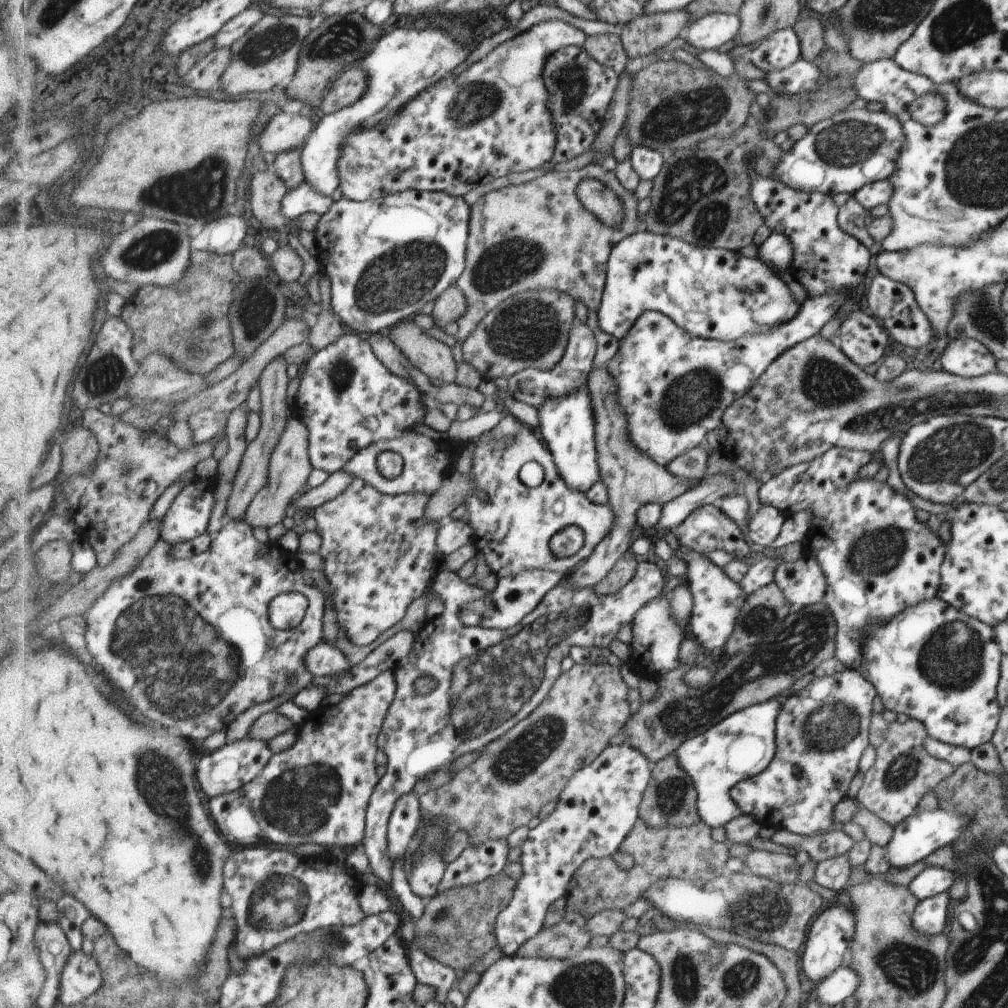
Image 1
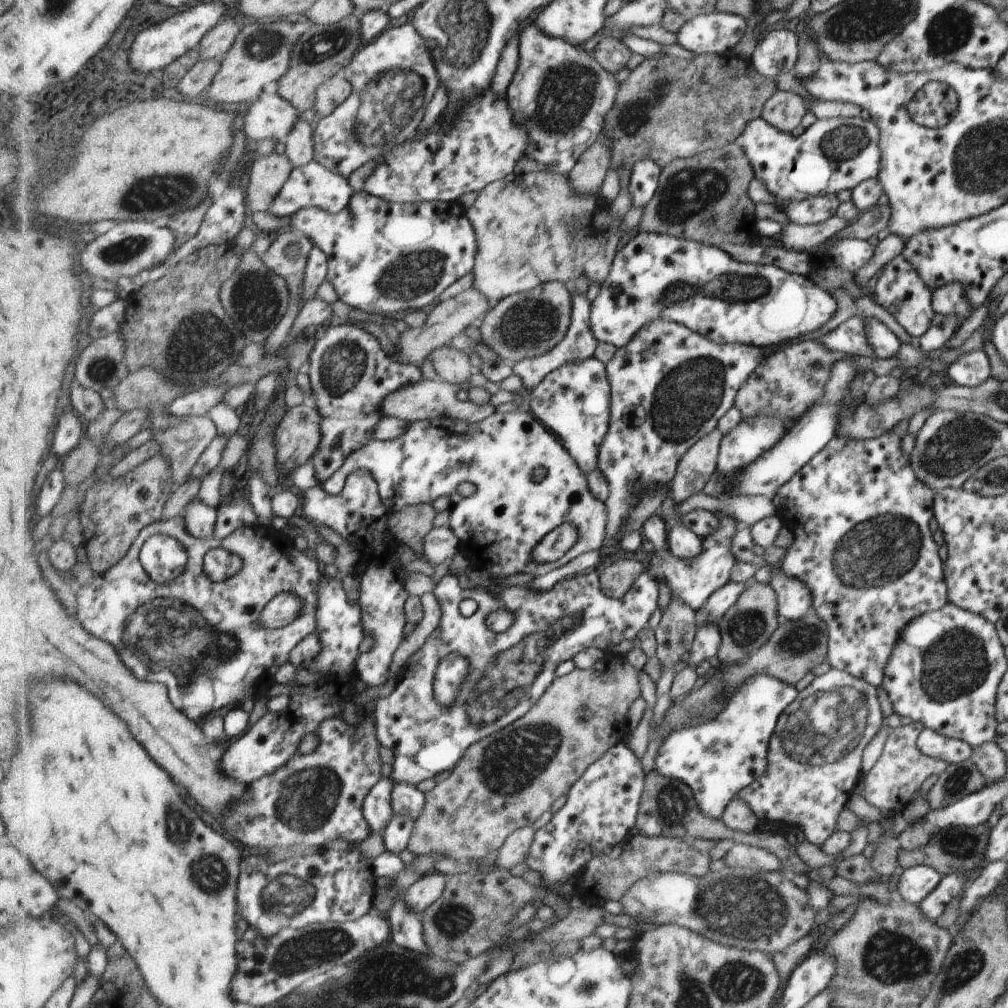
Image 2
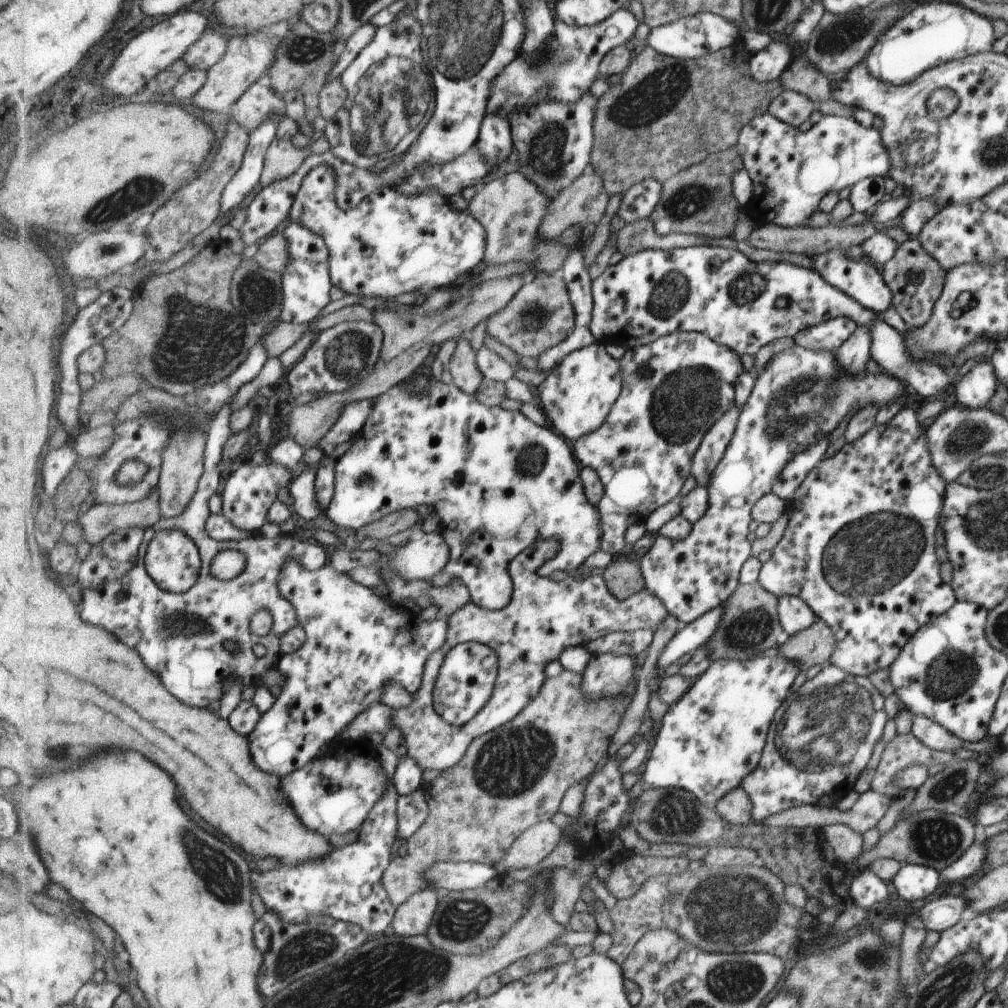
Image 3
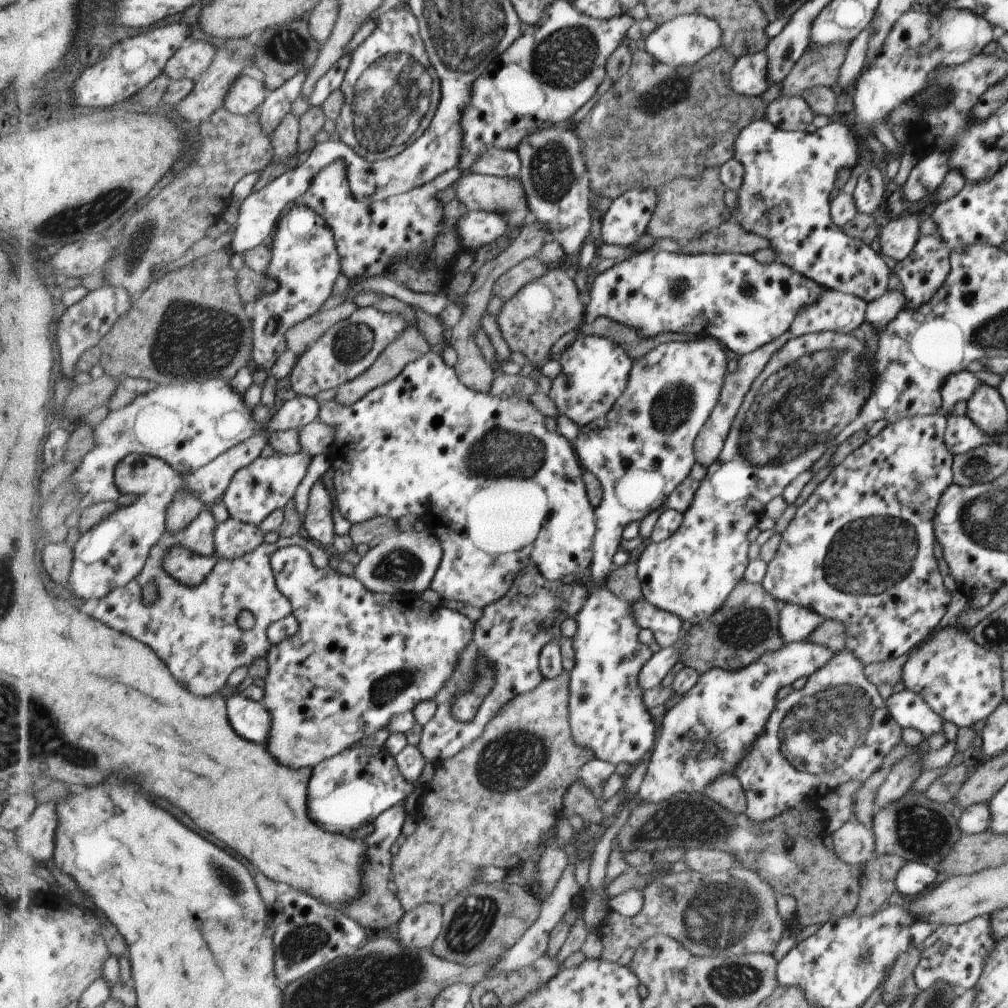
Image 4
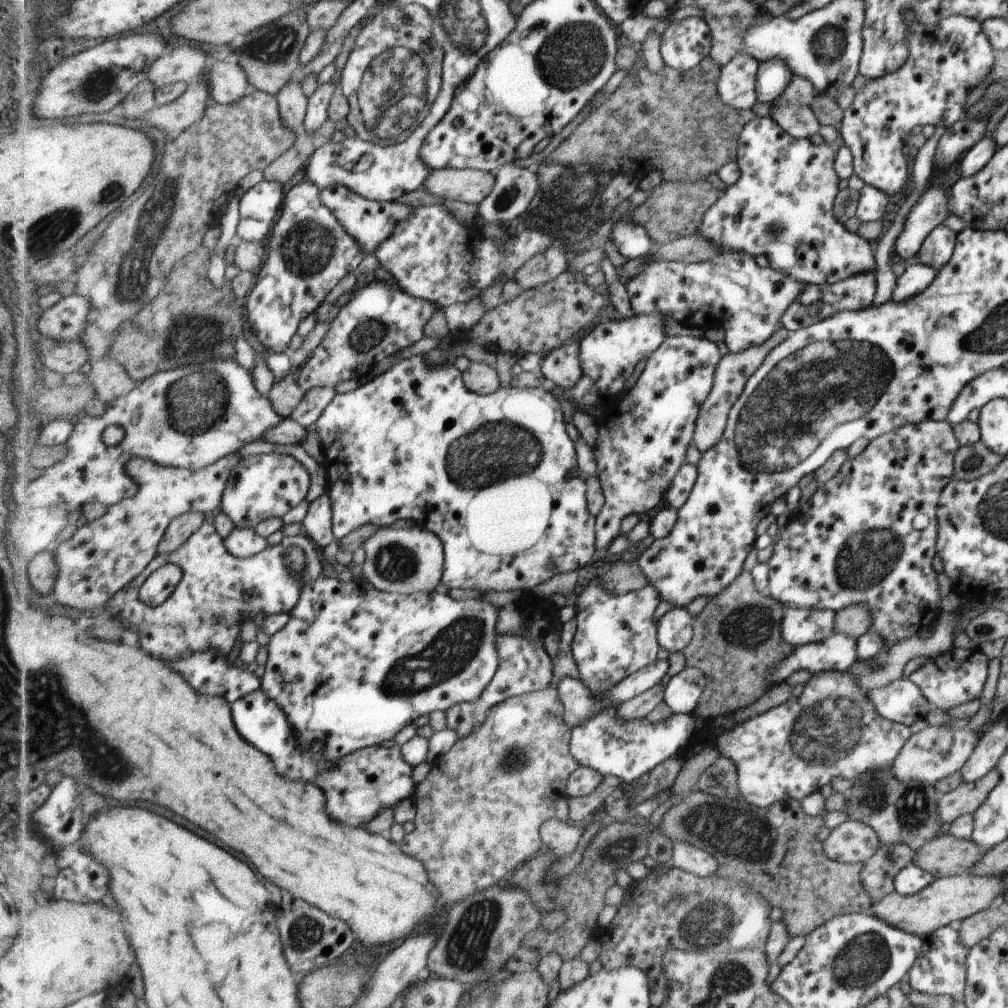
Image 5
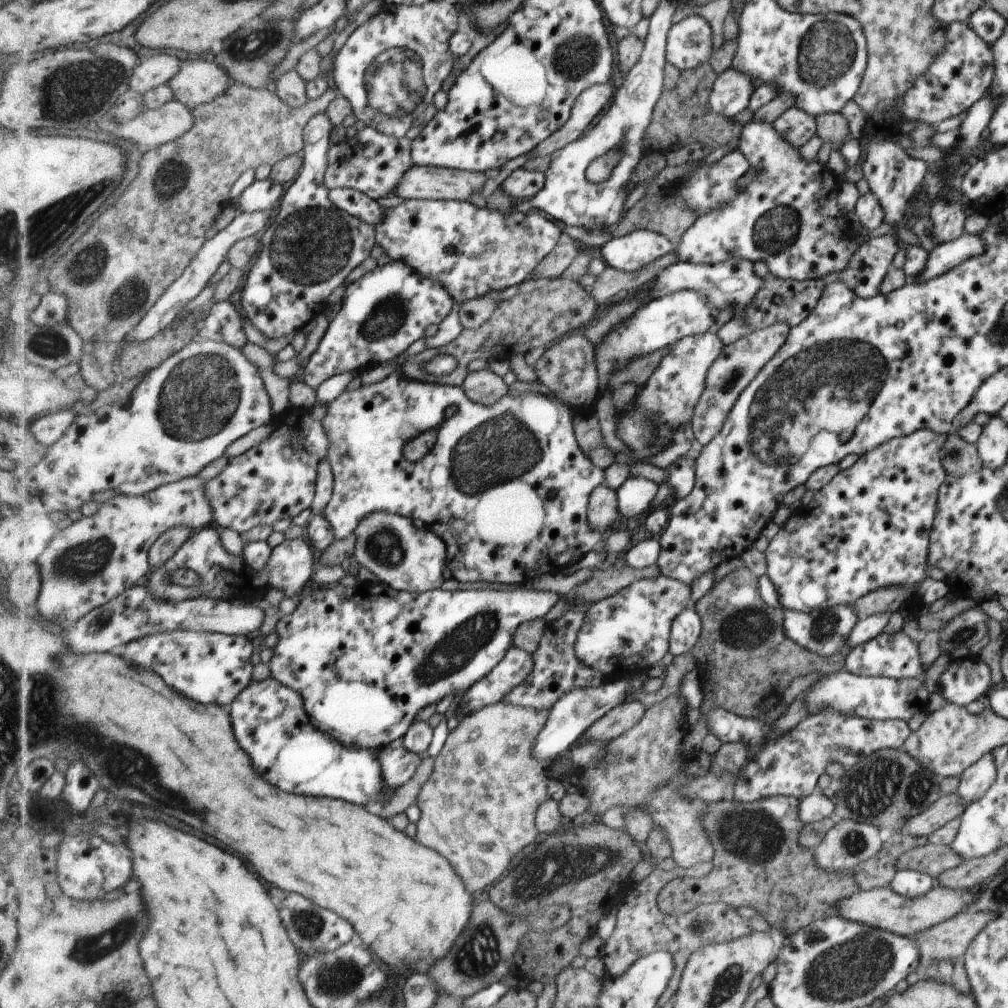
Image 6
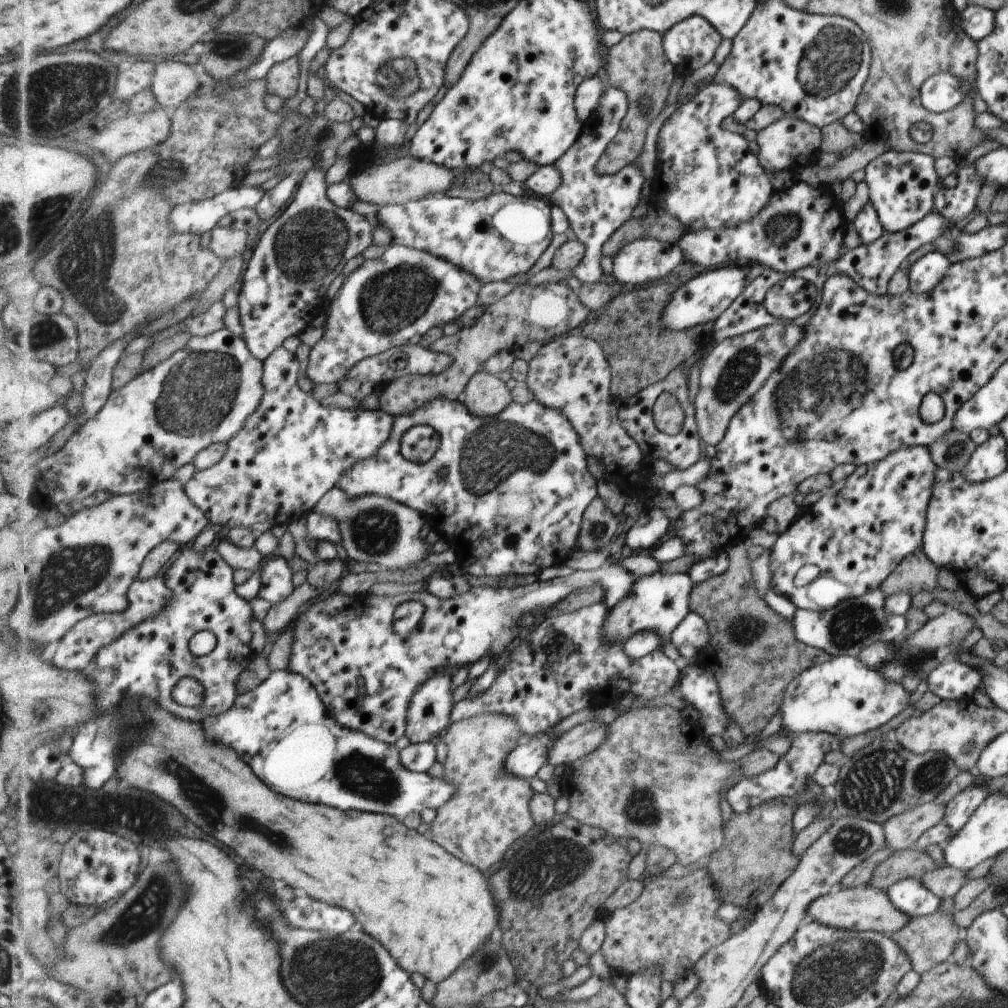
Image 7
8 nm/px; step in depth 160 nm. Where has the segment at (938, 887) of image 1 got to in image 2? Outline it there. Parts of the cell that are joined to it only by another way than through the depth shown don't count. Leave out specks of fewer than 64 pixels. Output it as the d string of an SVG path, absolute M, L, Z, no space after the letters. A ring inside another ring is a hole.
M915 865L903 869L897 880L897 897L917 906L938 886L942 875L934 867Z

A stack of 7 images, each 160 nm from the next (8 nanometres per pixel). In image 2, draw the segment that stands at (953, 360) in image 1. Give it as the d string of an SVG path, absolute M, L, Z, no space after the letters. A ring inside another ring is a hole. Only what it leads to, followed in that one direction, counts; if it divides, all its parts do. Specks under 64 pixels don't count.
M983 349L961 353L954 361L946 365L949 380L962 387L979 386L989 377L989 362Z

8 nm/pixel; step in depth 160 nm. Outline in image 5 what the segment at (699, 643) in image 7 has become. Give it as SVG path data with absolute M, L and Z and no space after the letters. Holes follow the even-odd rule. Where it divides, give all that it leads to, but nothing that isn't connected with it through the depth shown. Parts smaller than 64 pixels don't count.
M673 607L658 622L660 645L668 652L683 650L693 638L693 618L686 608Z

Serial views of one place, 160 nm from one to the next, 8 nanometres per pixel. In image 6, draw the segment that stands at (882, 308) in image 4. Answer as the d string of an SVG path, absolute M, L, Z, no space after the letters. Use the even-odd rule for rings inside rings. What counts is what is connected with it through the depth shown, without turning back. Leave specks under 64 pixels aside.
M965 232L955 240L935 245L928 252L922 271L914 278L907 278L908 282L921 283L941 276L950 271L956 264L966 258L982 252L982 242L977 235L967 235Z

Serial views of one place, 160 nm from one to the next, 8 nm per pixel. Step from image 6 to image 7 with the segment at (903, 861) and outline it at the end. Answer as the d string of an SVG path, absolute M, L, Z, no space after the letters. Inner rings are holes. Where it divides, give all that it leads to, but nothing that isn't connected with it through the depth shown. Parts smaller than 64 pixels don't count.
M912 848L894 851L875 867L868 884L885 891L894 882L907 877L919 879L935 868L937 864L924 852L917 852Z

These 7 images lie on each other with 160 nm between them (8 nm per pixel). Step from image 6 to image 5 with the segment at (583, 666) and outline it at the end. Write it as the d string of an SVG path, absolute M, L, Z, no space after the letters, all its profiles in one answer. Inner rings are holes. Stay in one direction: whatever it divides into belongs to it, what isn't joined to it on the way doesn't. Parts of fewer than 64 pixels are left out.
M576 616L563 624L562 629L562 641L560 642L560 655L554 660L554 682L551 687L557 688L558 684L565 677L580 678L580 672L578 669L578 662L575 660L573 652L573 642L576 630L578 629L578 622Z

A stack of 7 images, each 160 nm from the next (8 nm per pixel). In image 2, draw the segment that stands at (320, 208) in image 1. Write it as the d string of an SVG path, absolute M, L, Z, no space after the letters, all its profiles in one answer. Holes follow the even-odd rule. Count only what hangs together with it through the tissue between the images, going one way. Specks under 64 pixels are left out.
M313 160L304 167L293 170L290 180L283 186L282 192L278 194L269 211L287 219L300 210L309 207L319 207L325 210L325 212L329 212L329 214L337 214L350 203L351 197L354 194L355 192L351 188L351 184L347 182L347 178Z

